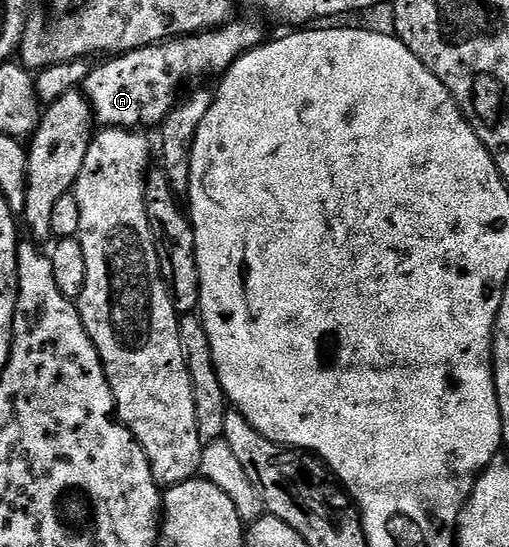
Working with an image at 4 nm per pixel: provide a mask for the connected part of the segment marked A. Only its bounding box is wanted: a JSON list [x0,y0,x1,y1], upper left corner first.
[81,20,265,130]

